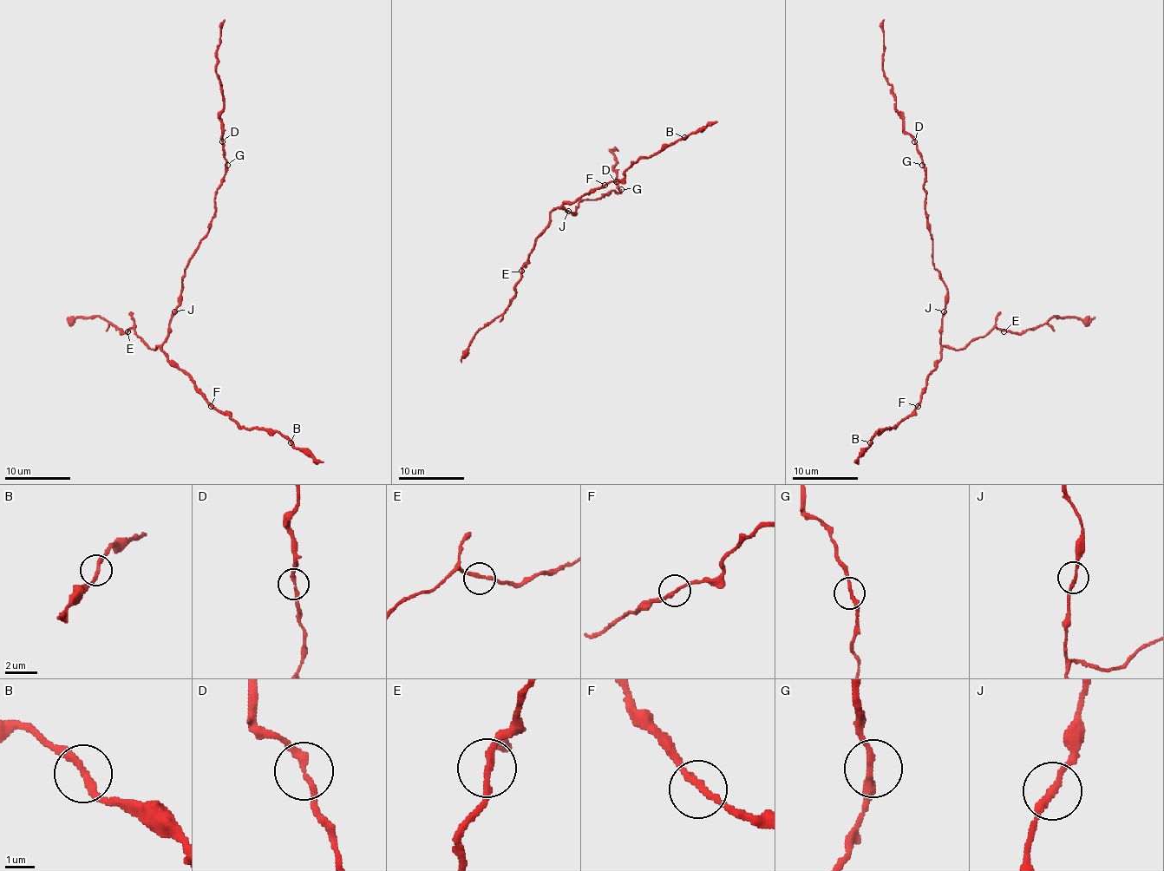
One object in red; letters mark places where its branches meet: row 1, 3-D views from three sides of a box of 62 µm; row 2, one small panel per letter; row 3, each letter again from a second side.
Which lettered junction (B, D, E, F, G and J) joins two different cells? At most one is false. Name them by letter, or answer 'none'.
none

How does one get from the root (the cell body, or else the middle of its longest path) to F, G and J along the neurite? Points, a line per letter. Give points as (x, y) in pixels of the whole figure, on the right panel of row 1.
F: (947, 285), (947, 302), (940, 332), (940, 359), (927, 376), (925, 391), (918, 406)
G: (947, 285), (932, 264), (932, 235), (925, 215), (925, 167), (922, 165)
J: (947, 285), (944, 311)

